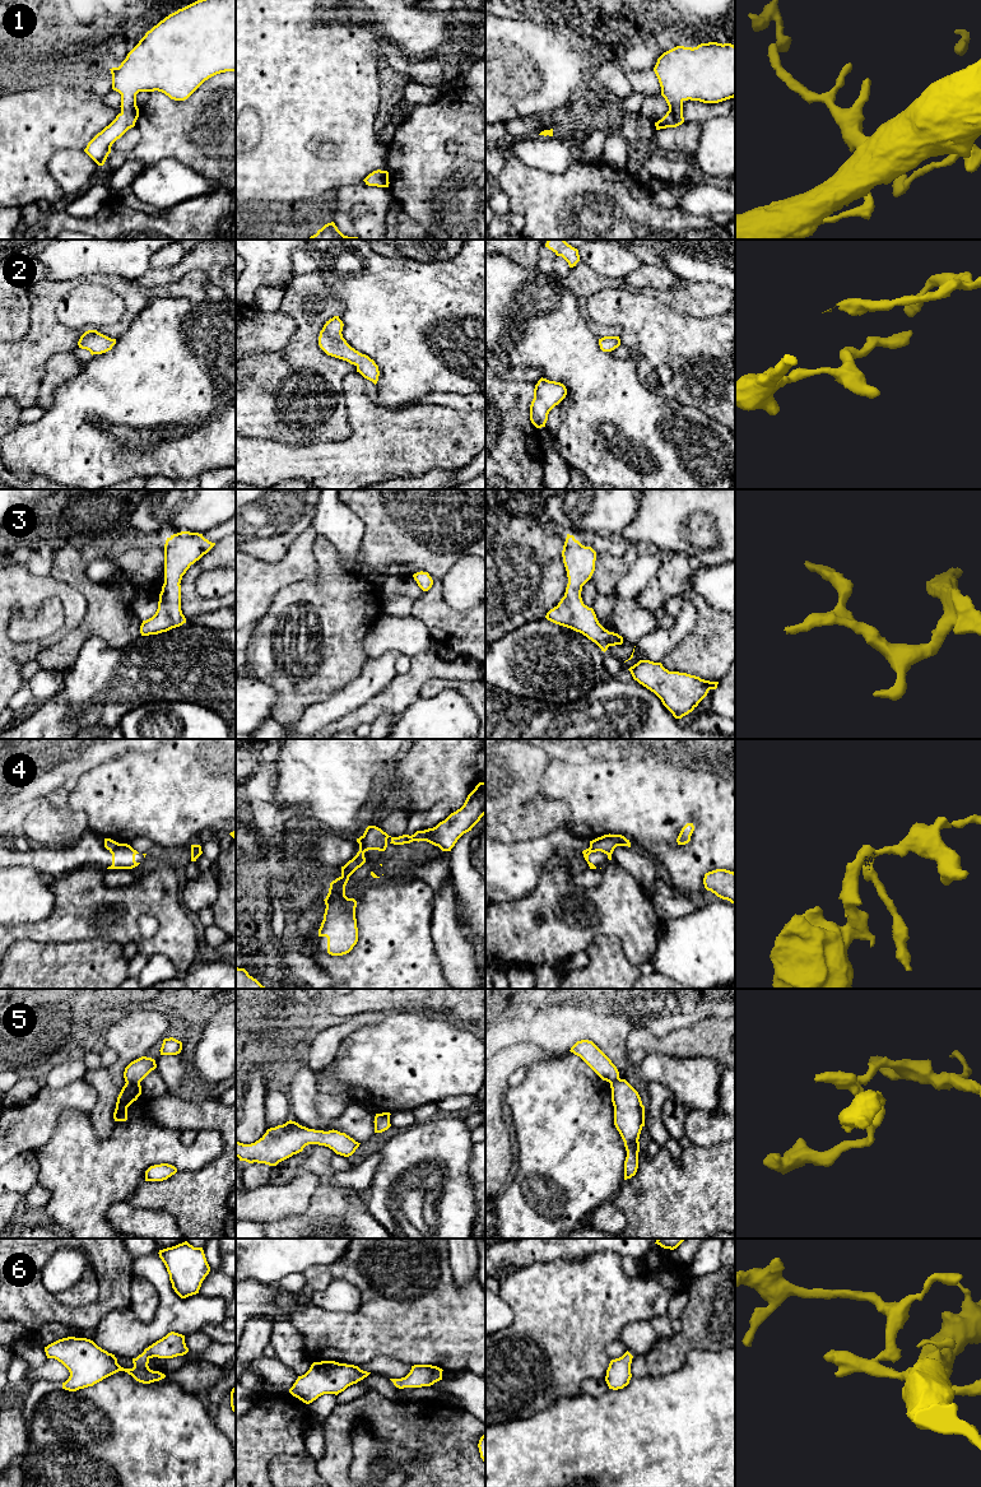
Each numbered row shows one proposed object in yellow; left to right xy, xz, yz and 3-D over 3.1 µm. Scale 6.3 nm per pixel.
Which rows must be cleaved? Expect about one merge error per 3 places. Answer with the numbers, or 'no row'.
4, 5

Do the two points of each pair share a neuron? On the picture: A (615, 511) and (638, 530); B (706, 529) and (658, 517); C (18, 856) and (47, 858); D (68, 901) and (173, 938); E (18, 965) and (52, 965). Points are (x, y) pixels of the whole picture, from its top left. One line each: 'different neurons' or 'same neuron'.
A: different neurons
B: same neuron
C: same neuron
D: same neuron
E: same neuron

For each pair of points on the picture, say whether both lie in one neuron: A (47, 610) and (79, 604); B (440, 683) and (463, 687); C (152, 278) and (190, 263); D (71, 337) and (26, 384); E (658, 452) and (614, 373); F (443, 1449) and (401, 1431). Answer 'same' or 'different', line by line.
A: different
B: same
C: same
D: same
E: same
F: same

